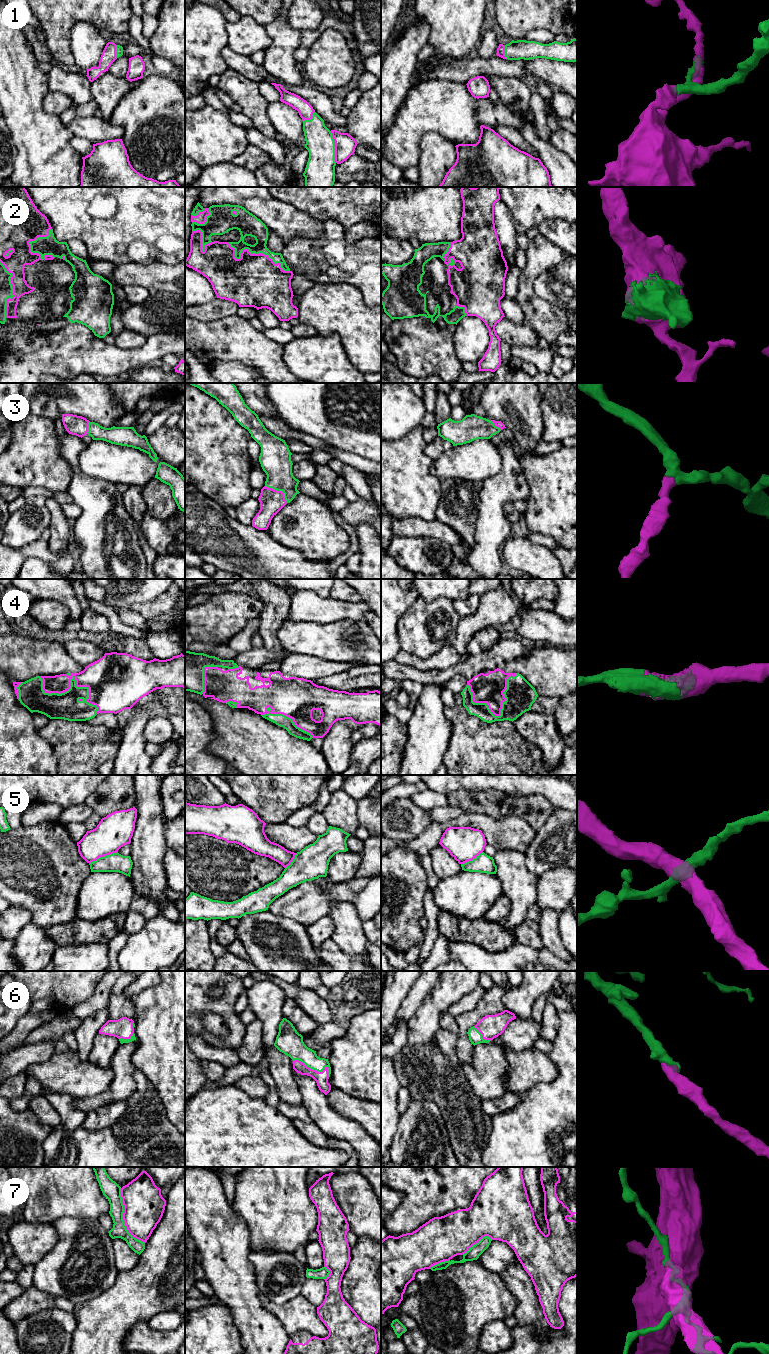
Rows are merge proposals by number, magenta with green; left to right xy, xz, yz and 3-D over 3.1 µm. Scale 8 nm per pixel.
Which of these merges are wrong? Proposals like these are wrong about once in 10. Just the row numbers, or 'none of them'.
7

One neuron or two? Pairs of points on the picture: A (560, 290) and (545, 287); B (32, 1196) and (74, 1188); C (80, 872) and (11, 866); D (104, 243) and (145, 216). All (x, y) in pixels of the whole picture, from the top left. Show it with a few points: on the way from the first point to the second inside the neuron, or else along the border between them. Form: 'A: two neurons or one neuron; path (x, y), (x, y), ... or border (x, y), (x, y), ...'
A: one neuron; path (556, 287), (549, 287)
B: one neuron; path (42, 1196), (46, 1196), (54, 1188), (64, 1188)
C: one neuron; path (63, 870), (41, 870), (28, 866)
D: one neuron; path (114, 233), (131, 216), (135, 216)

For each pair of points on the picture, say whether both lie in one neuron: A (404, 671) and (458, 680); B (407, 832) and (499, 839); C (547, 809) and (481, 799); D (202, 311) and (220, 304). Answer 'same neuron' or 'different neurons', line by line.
A: different neurons
B: different neurons
C: same neuron
D: same neuron

